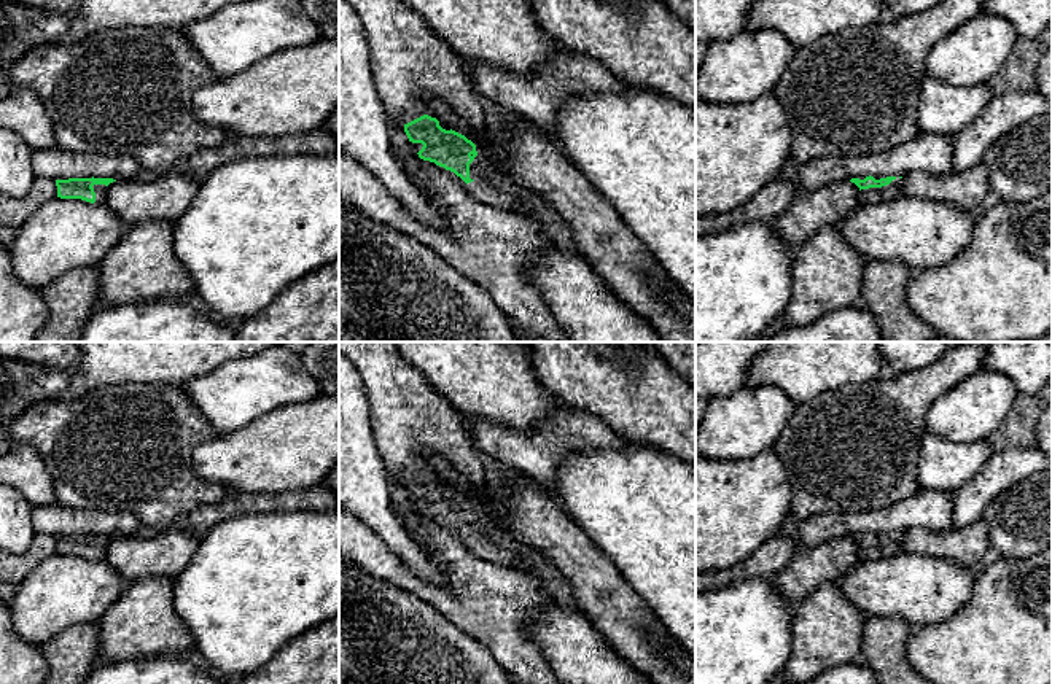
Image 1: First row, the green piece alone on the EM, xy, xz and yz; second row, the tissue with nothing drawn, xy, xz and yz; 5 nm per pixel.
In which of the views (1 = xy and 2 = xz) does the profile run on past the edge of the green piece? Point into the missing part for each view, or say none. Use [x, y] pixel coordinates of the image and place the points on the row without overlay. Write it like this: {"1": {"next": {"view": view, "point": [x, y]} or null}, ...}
{"1": {"next": {"view": "xy", "point": [99, 546]}}, "2": {"next": null}}

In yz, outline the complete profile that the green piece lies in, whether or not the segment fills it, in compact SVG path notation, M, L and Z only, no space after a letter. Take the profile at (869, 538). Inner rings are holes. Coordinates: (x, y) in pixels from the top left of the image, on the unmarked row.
M869 531L864 536L851 534L850 538L859 544L859 560L874 562L901 552L901 546L891 539L893 536L896 536L896 533L875 536Z

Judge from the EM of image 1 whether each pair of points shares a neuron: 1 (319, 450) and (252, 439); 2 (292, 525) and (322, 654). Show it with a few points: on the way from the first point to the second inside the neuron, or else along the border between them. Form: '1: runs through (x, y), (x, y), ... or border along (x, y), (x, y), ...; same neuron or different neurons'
1: runs through (303, 449), (268, 449); same neuron
2: border along (322, 621), (282, 645); different neurons

